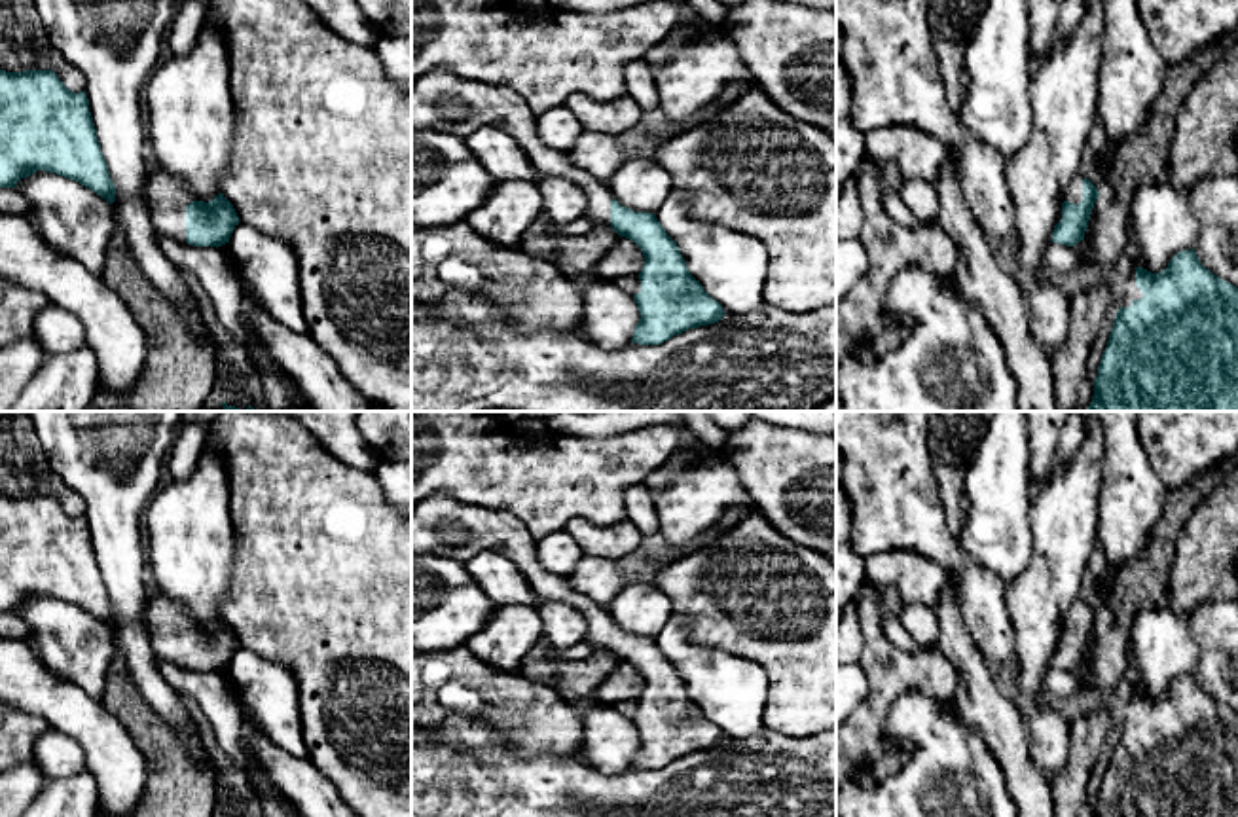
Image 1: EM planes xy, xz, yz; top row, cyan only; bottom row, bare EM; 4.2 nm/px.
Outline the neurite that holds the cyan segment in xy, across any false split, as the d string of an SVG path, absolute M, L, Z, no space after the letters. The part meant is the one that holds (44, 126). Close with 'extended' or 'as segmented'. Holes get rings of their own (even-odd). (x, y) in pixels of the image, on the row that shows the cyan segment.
M0 70L0 188L15 188L36 171L76 180L110 205L116 201L85 91L70 91L53 70Z | as segmented

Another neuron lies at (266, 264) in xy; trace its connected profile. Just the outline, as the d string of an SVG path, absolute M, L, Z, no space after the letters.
M239 222L229 237L229 252L243 284L281 324L305 332L298 262L292 246Z

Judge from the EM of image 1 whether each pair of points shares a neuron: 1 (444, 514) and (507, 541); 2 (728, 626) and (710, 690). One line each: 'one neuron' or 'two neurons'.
1: one neuron
2: two neurons

